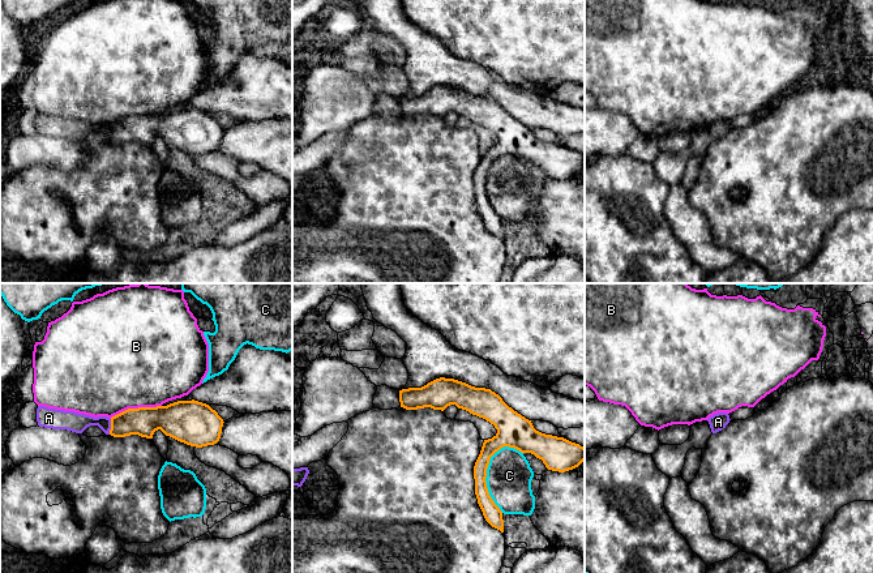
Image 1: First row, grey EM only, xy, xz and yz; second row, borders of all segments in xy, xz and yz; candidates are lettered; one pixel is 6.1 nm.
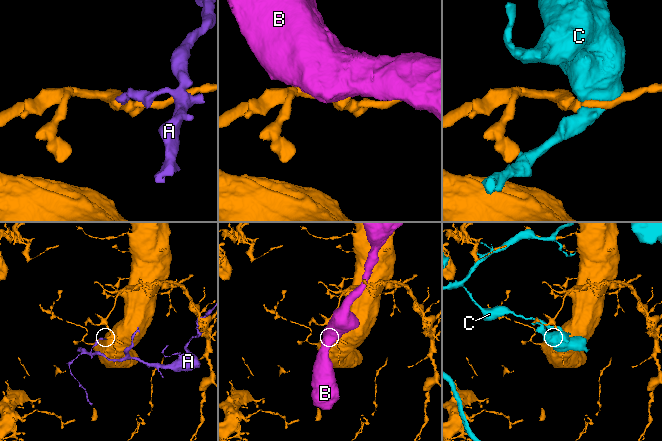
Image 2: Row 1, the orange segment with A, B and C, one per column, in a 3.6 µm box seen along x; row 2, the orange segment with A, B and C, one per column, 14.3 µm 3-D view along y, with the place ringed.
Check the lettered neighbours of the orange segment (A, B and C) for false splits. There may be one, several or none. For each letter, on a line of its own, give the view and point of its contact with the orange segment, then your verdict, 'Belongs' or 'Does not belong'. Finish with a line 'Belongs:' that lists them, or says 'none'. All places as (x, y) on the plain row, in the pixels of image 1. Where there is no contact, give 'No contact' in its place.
A: Touches orange at xy (111, 133). Does not belong
B: Touches orange at xy (136, 116). Does not belong
C: Touches orange at xz (486, 184). Does not belong
Belongs: none

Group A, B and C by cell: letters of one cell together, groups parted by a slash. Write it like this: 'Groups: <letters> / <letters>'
Groups: A / B / C

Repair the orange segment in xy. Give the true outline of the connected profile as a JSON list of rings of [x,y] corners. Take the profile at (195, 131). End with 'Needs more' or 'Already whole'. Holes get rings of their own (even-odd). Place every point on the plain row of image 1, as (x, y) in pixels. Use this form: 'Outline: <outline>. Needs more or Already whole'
Outline: [[[177,108],[167,114],[128,116],[111,125],[110,142],[153,146],[154,140],[161,137],[180,150],[202,155],[219,149],[223,131],[206,111]]]. Already whole

